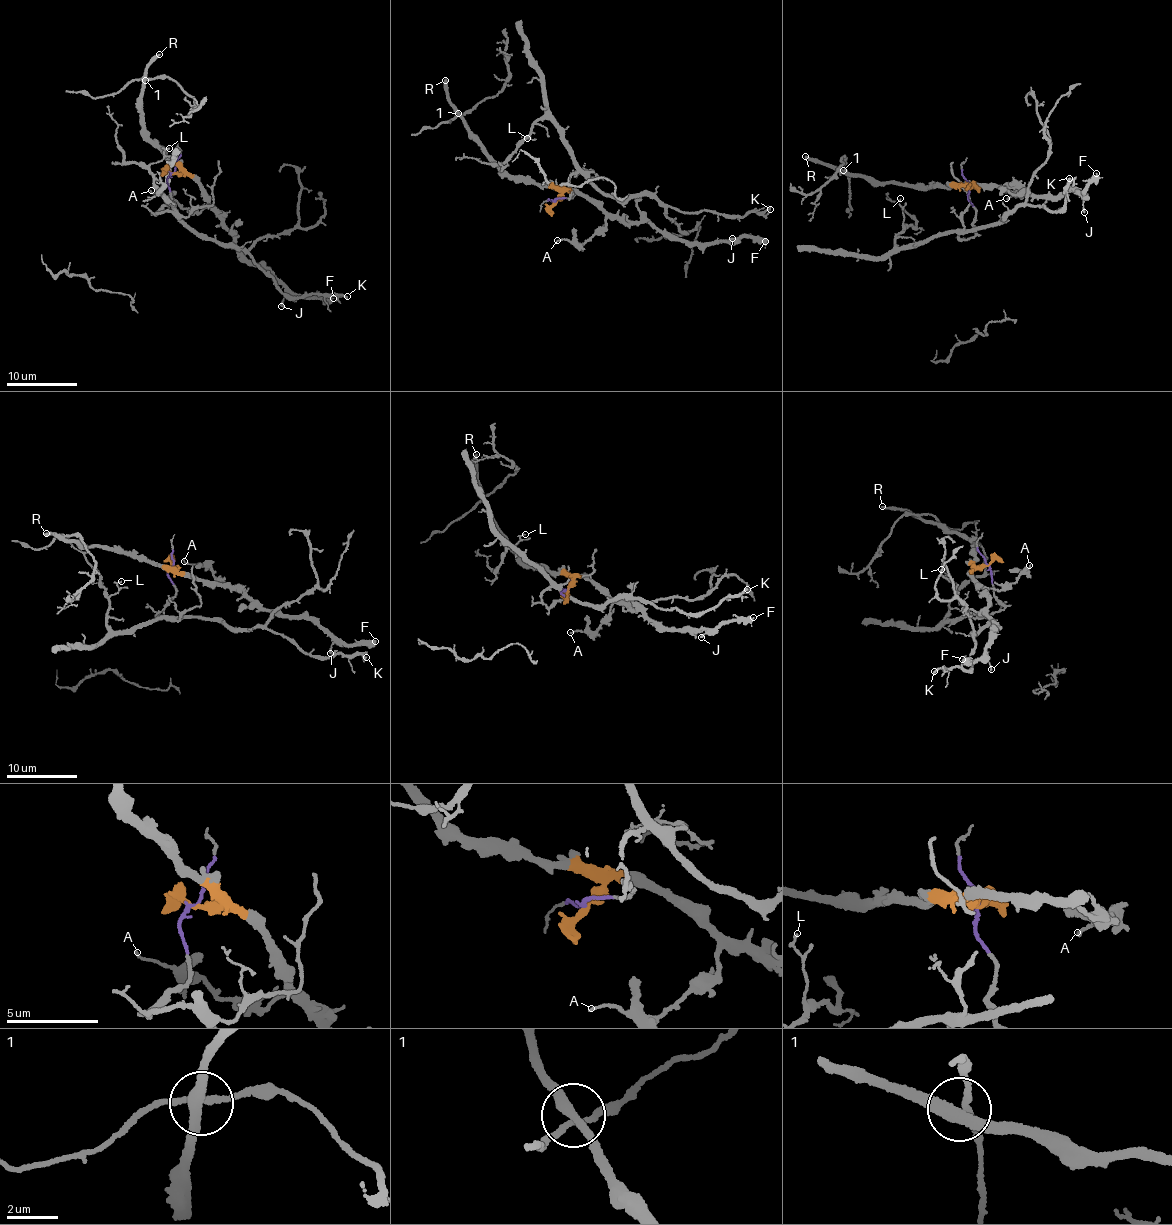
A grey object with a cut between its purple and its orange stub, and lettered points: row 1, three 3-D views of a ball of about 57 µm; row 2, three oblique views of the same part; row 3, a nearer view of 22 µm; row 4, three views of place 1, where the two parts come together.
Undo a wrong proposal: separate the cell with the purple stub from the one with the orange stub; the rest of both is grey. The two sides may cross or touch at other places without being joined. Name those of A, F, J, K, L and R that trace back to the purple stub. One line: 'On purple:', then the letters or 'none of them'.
On purple: K, L

